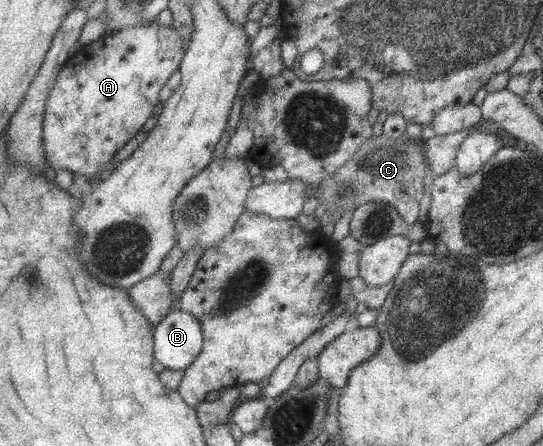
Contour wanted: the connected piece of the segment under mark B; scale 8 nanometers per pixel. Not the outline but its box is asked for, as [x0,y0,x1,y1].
[152,309,202,371]

